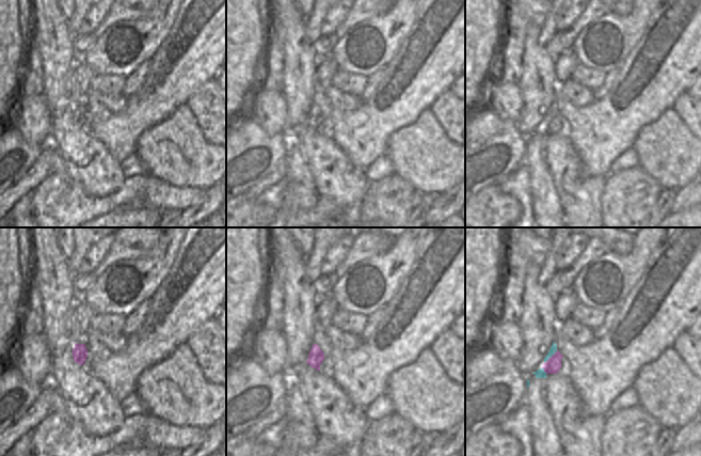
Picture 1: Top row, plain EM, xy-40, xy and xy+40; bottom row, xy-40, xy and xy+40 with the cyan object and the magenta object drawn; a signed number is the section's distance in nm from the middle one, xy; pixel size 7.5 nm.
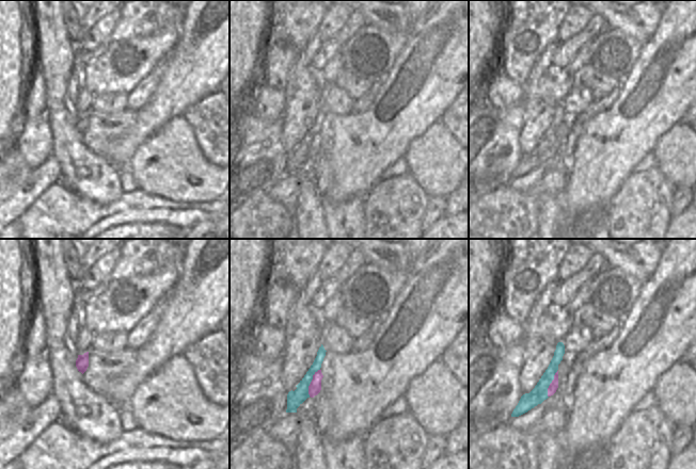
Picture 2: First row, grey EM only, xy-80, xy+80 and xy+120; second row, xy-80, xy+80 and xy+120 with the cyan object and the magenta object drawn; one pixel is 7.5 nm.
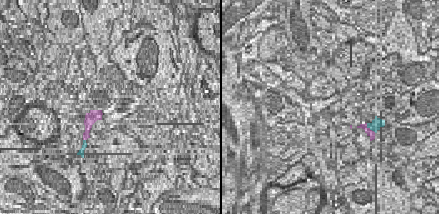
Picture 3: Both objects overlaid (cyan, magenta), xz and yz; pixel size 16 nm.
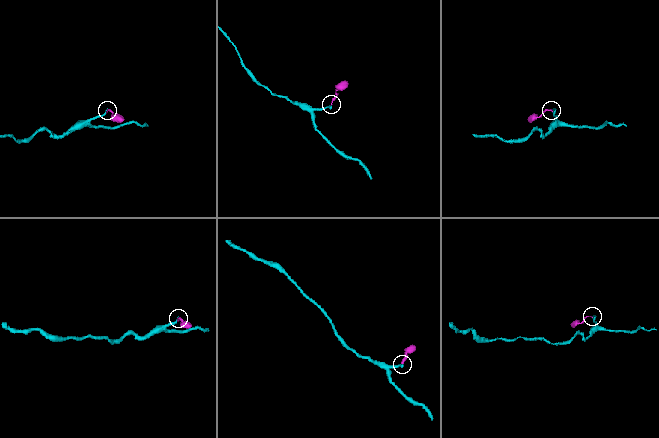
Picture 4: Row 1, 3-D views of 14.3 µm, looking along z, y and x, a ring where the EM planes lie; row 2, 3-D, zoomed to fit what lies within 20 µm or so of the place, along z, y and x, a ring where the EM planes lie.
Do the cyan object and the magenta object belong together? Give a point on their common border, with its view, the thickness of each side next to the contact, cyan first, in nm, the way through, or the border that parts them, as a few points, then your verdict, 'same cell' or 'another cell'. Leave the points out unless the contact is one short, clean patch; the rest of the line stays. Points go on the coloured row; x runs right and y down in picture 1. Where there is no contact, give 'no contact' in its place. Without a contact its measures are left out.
meets cyan in xy+40 at (551, 356); 50 nm thick on the cyan side, 120 nm on the other; runs through xy+40 (553, 349), (551, 356), (553, 365); same cell

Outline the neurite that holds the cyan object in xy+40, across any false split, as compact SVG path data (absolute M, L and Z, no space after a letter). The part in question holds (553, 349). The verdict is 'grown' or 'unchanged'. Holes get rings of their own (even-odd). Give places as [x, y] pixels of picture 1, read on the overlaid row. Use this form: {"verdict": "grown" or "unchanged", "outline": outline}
{"verdict": "grown", "outline": "M553 343L548 353L544 358L543 366L535 372L537 378L546 378L547 374L557 374L561 368L561 358L563 356L557 350L557 345Z"}

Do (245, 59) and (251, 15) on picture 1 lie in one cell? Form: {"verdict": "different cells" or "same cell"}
{"verdict": "same cell"}

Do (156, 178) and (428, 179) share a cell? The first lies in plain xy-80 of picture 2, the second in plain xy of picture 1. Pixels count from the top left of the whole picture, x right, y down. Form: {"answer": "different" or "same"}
{"answer": "same"}

